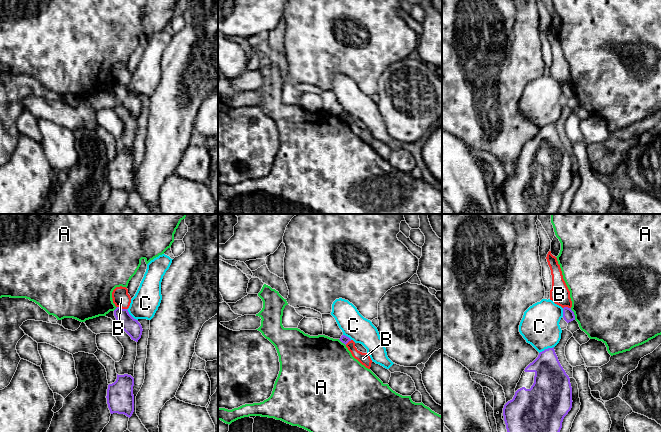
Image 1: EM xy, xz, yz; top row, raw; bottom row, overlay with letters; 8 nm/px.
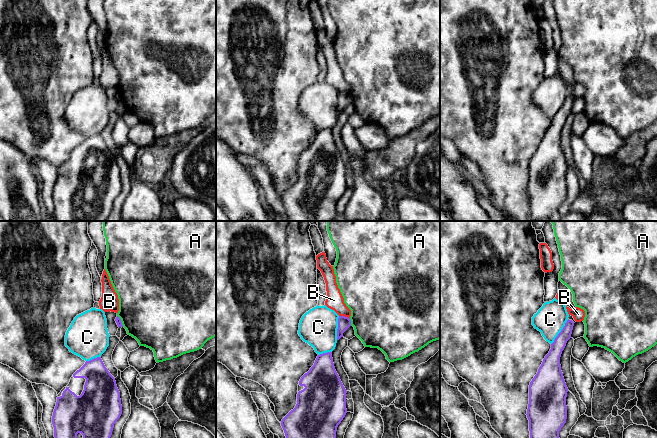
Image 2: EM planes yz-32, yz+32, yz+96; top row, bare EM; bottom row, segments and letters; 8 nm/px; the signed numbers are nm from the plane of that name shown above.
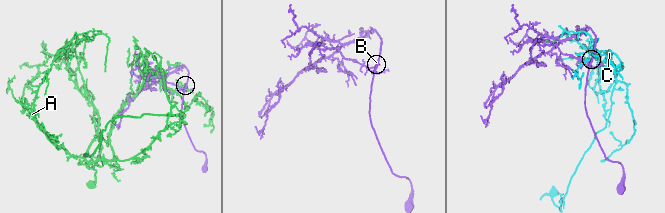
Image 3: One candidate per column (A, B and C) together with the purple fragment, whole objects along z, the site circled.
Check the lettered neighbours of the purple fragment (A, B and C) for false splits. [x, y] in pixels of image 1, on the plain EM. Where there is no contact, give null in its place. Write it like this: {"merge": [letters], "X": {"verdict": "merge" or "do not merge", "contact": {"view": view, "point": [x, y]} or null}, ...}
{"merge": [], "A": {"verdict": "do not merge", "contact": {"view": "yz", "point": [573, 90]}}, "B": {"verdict": "do not merge", "contact": {"view": "xy", "point": [121, 84]}}, "C": {"verdict": "do not merge", "contact": {"view": "yz", "point": [546, 125]}}}

